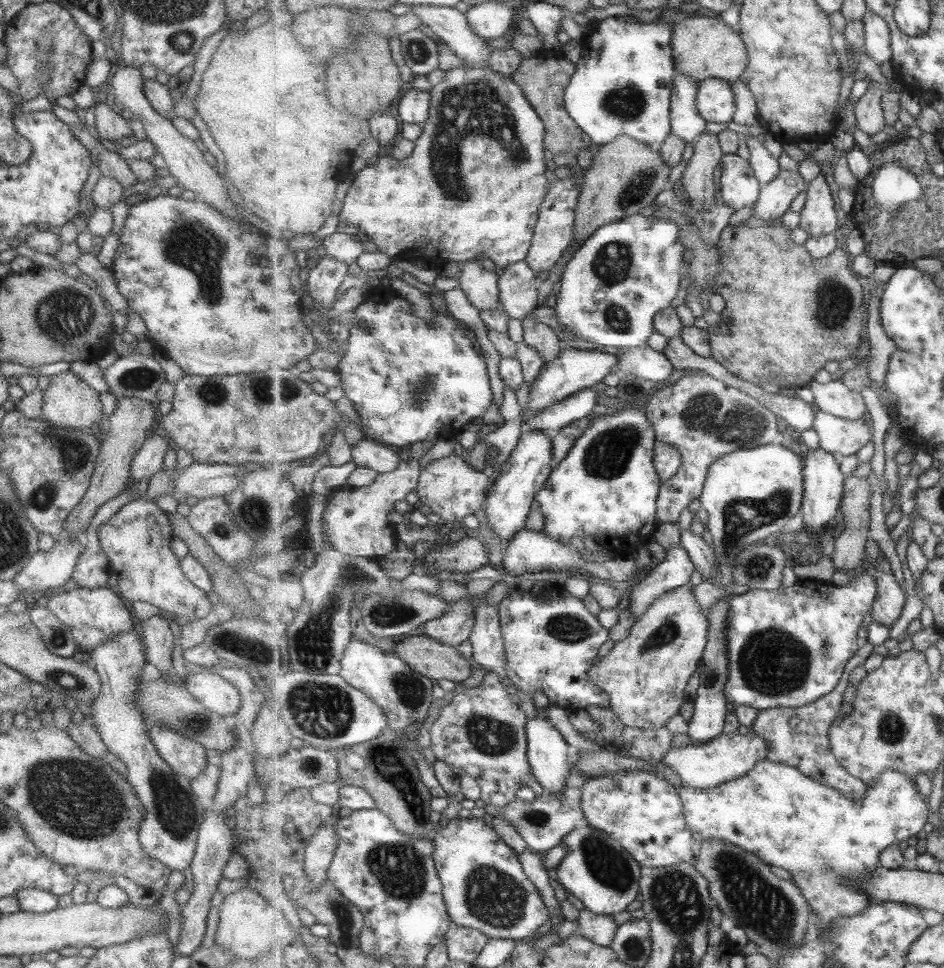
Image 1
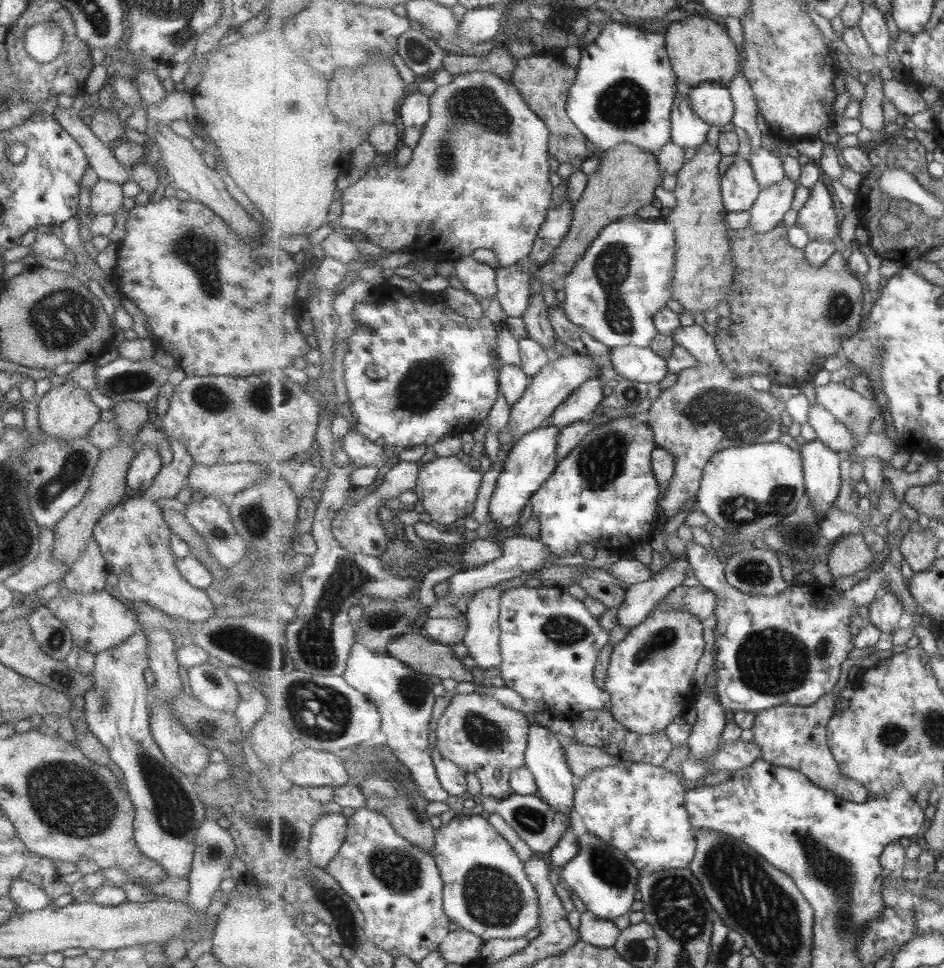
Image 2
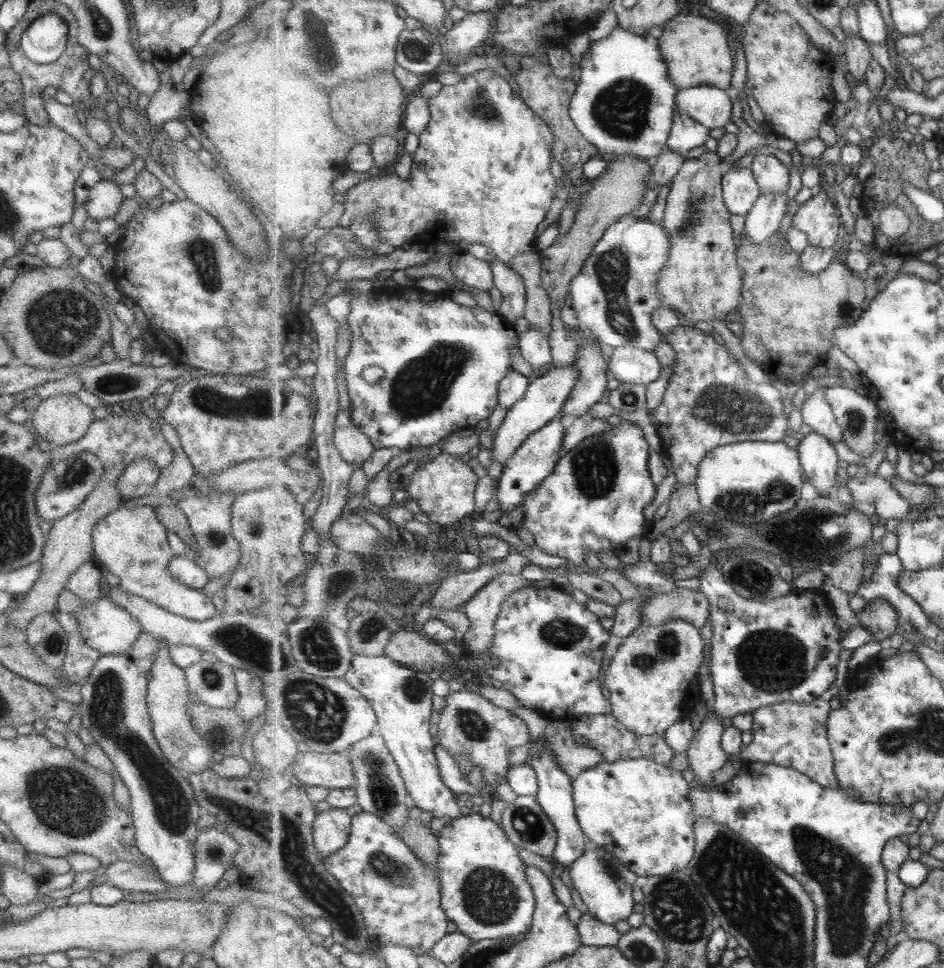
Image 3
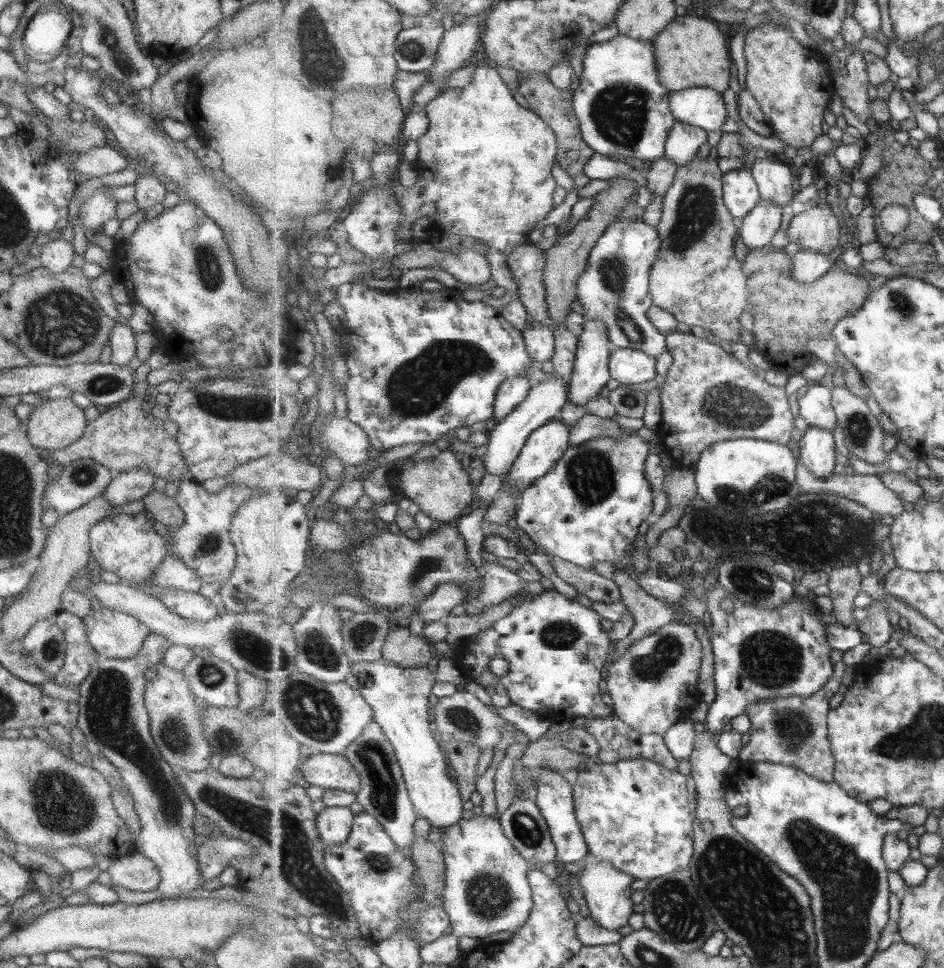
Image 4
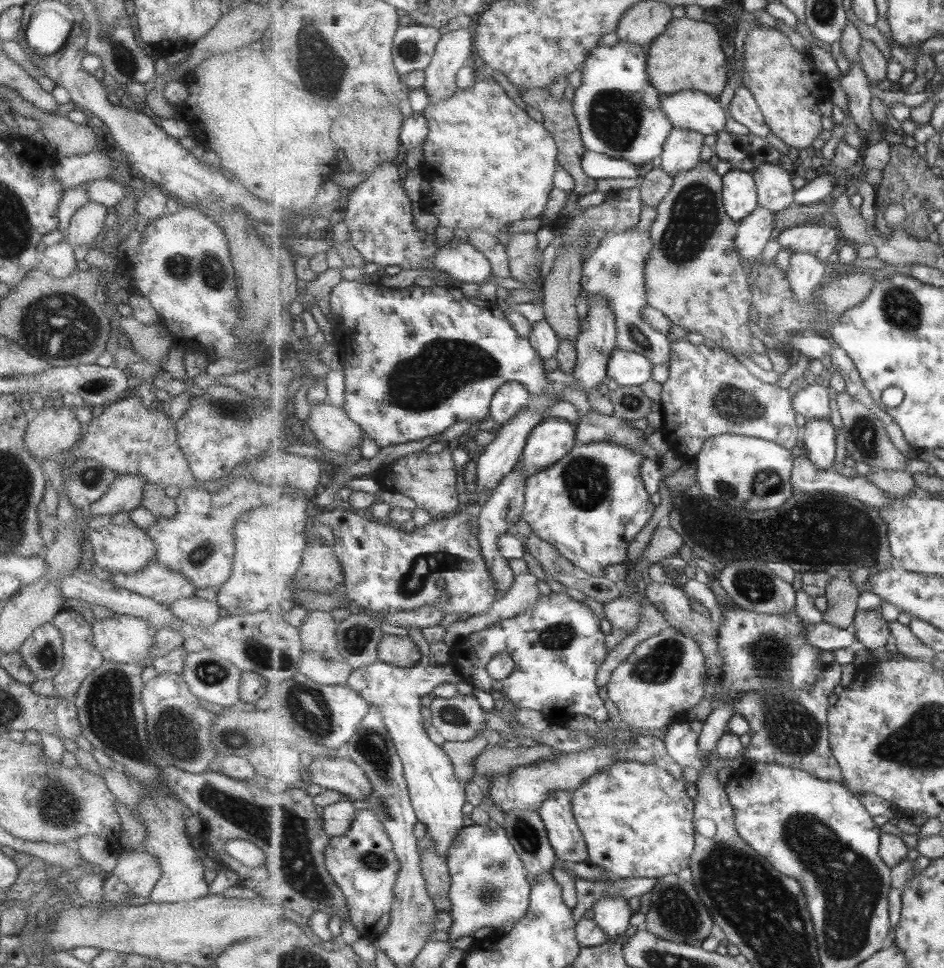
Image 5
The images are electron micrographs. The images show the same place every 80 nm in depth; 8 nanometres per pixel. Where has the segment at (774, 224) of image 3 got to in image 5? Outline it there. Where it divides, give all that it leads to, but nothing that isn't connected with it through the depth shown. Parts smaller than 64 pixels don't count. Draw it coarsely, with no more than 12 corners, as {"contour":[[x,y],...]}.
{"contour":[[759,206],[738,223],[738,253],[757,261],[778,211]]}

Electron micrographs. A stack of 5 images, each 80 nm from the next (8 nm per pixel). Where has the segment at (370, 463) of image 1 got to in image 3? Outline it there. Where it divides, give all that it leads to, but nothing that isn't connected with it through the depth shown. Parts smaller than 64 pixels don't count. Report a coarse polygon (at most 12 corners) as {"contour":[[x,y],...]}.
{"contour":[[353,424],[336,427],[334,441],[343,460],[362,465],[377,450]]}

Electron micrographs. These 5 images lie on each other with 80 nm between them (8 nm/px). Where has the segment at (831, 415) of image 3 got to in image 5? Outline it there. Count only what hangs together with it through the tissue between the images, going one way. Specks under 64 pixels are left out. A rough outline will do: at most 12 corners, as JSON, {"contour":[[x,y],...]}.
{"contour":[[811,382],[792,398],[807,420],[829,419],[829,390]]}

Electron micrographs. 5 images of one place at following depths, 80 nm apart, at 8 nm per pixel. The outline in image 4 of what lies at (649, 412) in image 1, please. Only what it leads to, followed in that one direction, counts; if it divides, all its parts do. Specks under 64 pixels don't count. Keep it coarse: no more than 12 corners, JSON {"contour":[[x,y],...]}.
{"contour":[[676,331],[659,433],[695,470],[720,440],[785,445],[785,388]]}

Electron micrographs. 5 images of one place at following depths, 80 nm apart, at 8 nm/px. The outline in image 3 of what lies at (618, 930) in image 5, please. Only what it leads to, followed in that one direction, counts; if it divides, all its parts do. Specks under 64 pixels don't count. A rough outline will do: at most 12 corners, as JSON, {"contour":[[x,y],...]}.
{"contour":[[591,844],[568,871],[588,912],[612,925],[638,874]]}

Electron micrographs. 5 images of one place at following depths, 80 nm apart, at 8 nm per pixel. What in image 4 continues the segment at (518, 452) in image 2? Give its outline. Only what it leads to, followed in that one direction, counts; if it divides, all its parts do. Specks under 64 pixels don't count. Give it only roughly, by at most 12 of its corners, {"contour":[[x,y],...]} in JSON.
{"contour":[[555,418],[527,441],[504,477],[519,495],[551,472],[572,446],[572,427]]}

